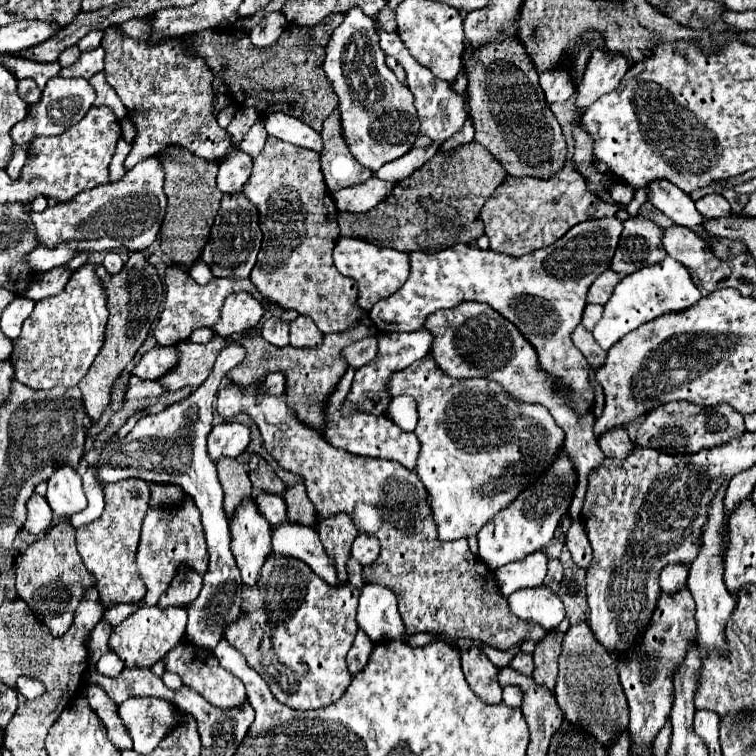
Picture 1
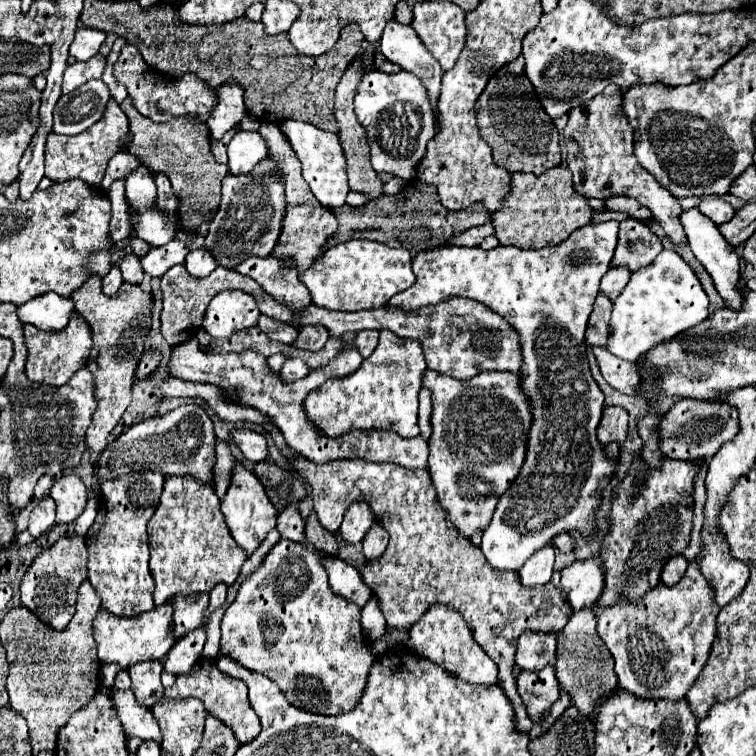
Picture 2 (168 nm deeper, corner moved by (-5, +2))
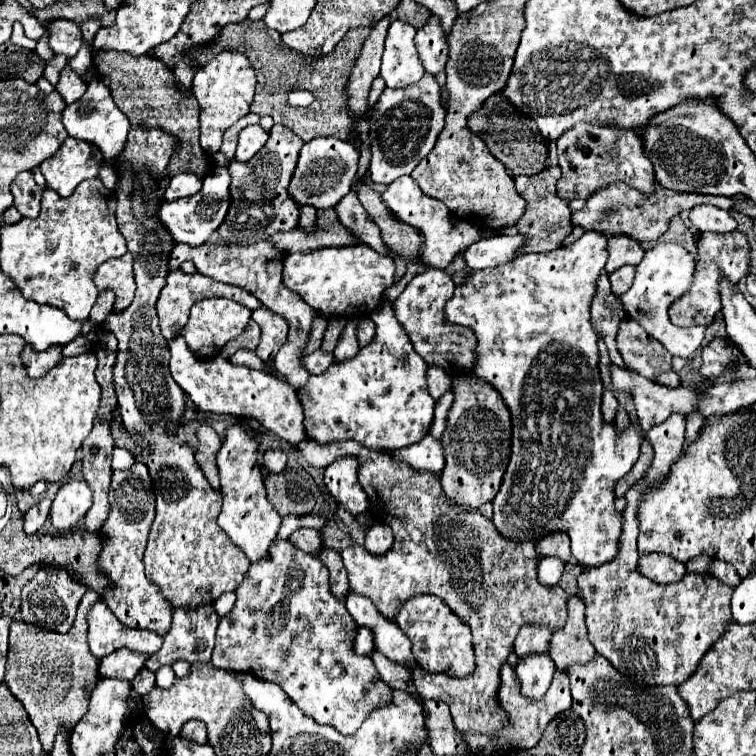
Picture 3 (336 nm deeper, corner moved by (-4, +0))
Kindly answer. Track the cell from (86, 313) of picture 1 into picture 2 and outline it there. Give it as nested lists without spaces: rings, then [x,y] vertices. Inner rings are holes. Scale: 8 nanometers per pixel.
[[[72,311],[72,317],[62,331],[42,331],[42,329],[26,323],[24,339],[26,339],[26,349],[28,349],[26,377],[30,381],[38,381],[38,383],[46,383],[46,385],[62,385],[80,367],[86,365],[90,347],[92,347],[92,329],[90,329],[90,323],[80,313]]]

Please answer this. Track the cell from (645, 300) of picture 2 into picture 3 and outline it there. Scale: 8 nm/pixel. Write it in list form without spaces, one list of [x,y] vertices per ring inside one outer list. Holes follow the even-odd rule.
[[[659,243],[649,251],[645,251],[643,261],[637,265],[633,287],[621,295],[627,315],[635,319],[651,337],[655,337],[671,355],[681,359],[691,359],[691,355],[703,345],[703,337],[705,337],[705,327],[681,329],[675,327],[667,315],[669,305],[691,287],[693,269],[695,269],[695,259],[685,247],[681,247],[679,243]]]

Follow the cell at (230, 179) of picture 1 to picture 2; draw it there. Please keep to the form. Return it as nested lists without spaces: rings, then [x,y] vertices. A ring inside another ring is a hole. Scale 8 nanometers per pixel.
[[[238,131],[228,143],[228,167],[232,175],[250,173],[264,157],[268,149],[258,131]]]

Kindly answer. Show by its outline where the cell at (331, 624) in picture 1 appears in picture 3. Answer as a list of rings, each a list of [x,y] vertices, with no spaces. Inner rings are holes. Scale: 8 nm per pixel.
[[[275,539],[267,555],[251,563],[247,577],[235,589],[237,601],[217,629],[213,649],[213,665],[225,671],[243,671],[259,679],[277,683],[291,701],[319,725],[329,725],[343,735],[351,735],[369,717],[369,713],[385,703],[391,703],[393,689],[381,679],[373,661],[367,655],[355,655],[353,641],[357,623],[347,613],[345,605],[329,591],[327,567],[313,555],[295,549],[291,541]]]

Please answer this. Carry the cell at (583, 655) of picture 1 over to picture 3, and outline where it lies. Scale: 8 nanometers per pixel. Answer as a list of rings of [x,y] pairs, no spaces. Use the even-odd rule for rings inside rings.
[[[579,597],[567,601],[567,621],[563,629],[557,629],[549,643],[549,657],[557,669],[567,671],[571,663],[589,663],[595,657],[595,647],[587,639],[585,629],[585,605]]]

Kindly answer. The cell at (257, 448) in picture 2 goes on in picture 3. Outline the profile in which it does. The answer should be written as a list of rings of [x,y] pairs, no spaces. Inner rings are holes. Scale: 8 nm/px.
[[[275,449],[275,451],[265,451],[265,459],[263,459],[263,467],[269,471],[269,473],[283,473],[285,467],[287,467],[287,453],[281,451],[281,449]]]

